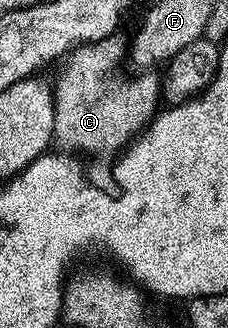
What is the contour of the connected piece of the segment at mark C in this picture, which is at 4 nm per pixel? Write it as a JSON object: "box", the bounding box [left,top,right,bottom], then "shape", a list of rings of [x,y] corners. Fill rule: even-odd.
{"box":[52,37,162,156],"shape":[[[118,37],[81,44],[65,56],[62,72],[52,83],[54,143],[62,146],[59,148],[63,152],[113,156],[139,135],[159,110],[162,93],[159,76],[138,73],[135,79],[117,79],[114,70],[121,59],[123,62],[124,43]]]}

